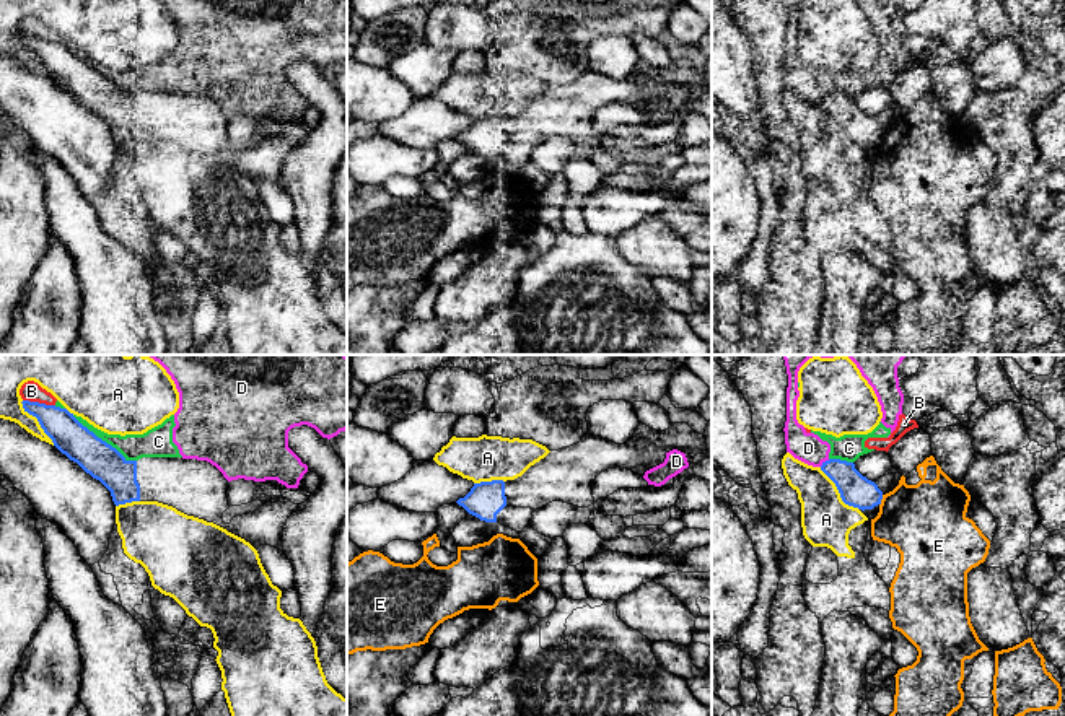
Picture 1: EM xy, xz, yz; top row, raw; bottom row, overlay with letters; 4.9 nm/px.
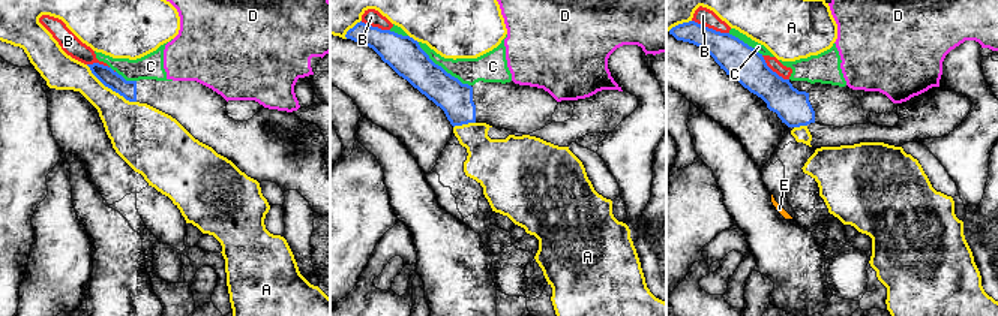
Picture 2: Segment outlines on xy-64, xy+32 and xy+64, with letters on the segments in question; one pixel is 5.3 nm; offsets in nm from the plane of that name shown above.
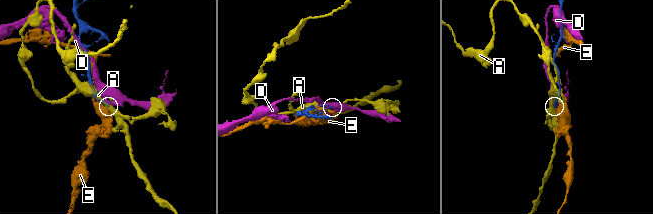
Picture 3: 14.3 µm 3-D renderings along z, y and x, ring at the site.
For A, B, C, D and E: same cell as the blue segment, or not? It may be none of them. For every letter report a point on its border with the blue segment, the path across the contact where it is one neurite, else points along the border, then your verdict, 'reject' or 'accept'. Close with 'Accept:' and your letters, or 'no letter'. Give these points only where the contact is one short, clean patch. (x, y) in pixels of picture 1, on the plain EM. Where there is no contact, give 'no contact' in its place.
A: contact yz (839, 127); reject
B: contact xy (38, 38); reject
C: contact xy (105, 77); reject
D: contact yz (826, 96); reject
E: contact yz (881, 134); reject
Accept: no letter

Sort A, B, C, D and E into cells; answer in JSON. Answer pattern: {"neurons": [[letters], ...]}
{"neurons": [["A"], ["B", "C", "D"], ["E"]]}

